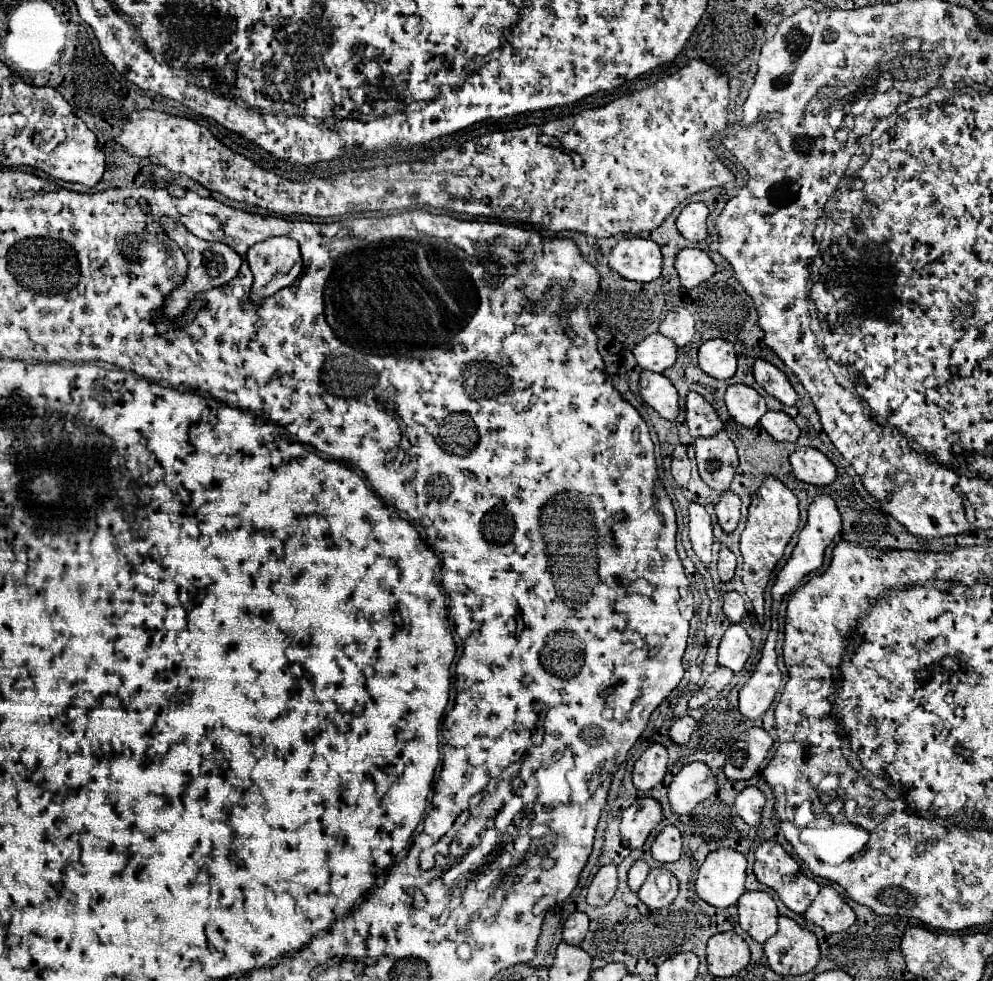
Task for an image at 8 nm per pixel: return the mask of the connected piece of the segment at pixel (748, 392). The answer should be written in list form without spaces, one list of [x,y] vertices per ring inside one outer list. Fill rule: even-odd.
[[[746,384],[728,386],[724,402],[734,422],[738,422],[744,428],[754,428],[760,422],[760,418],[768,412],[764,398]]]

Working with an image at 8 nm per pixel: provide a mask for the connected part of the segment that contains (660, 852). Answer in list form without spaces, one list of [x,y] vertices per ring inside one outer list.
[[[666,826],[654,840],[652,844],[652,858],[668,864],[680,860],[682,854],[682,836],[676,826]]]

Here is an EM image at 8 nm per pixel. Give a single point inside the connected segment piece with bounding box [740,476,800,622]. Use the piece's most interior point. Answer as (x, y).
(773, 518)

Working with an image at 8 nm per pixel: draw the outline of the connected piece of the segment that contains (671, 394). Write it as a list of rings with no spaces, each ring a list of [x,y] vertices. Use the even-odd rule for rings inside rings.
[[[644,370],[640,376],[640,396],[662,418],[676,420],[676,416],[678,416],[678,392],[664,374]]]

